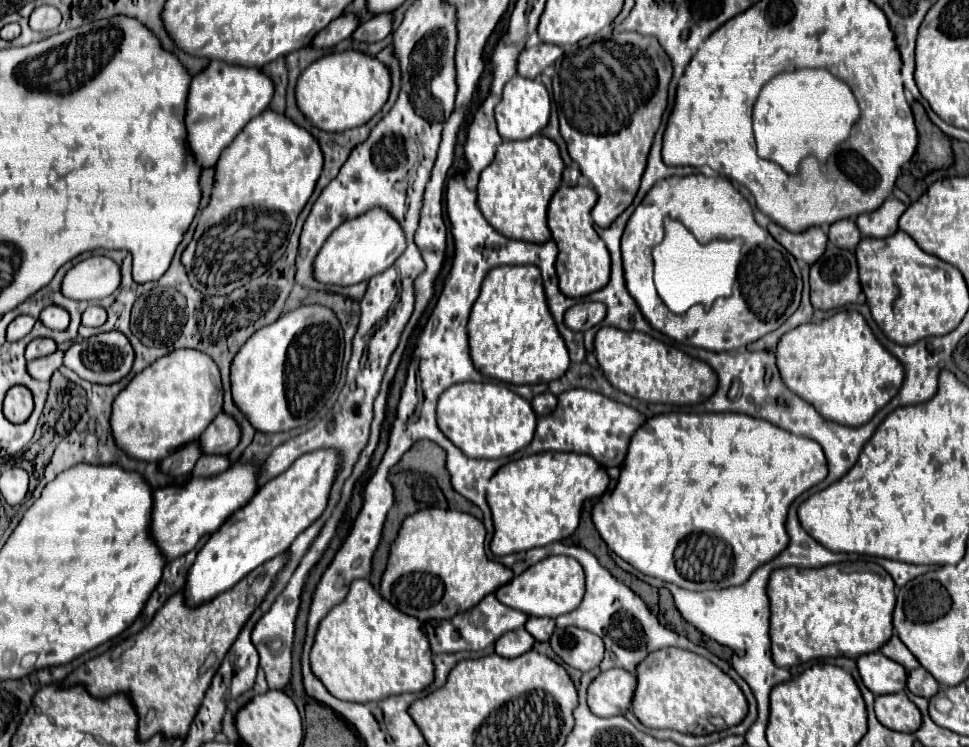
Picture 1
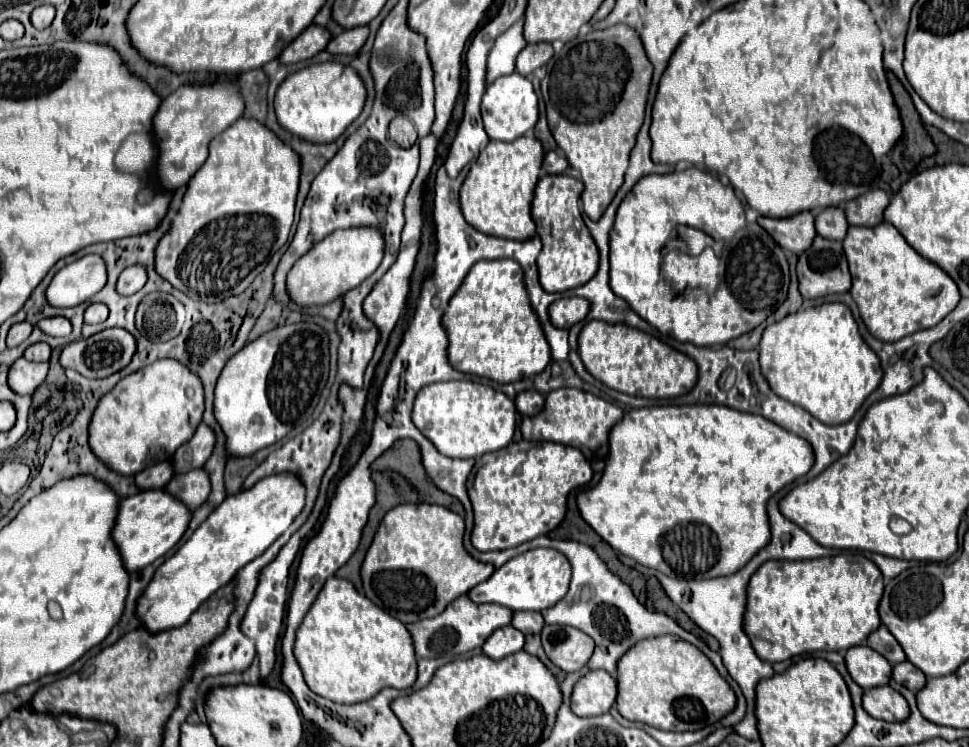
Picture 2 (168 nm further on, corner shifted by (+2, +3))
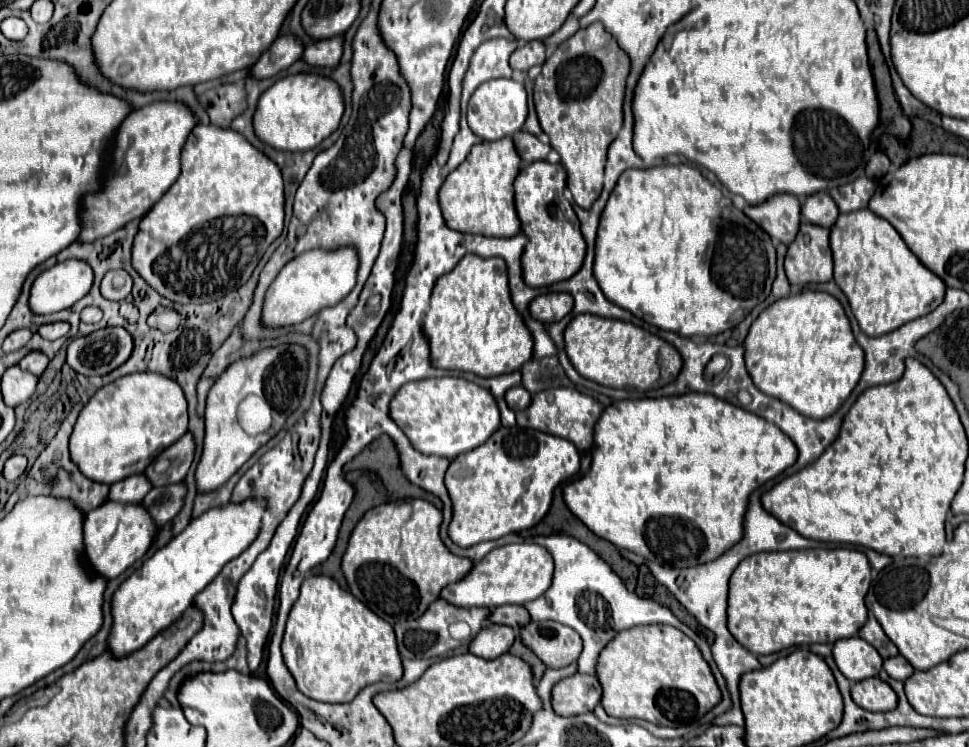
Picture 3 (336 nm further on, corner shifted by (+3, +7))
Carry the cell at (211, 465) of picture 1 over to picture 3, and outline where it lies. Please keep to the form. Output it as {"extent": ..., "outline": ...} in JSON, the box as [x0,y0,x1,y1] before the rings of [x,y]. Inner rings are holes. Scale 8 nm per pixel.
{"extent":[142,483,188,525],"outline":[[[186,483],[166,485],[166,487],[154,487],[148,493],[148,497],[142,499],[142,505],[150,511],[150,515],[156,519],[158,525],[166,525],[184,507],[186,493],[188,493]]]}

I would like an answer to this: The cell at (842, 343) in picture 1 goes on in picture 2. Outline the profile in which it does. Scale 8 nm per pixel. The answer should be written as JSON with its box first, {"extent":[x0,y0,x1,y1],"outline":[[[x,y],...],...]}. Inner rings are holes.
{"extent":[759,303,881,425],"outline":[[[843,303],[799,309],[771,323],[759,341],[759,363],[773,393],[807,409],[827,425],[849,421],[881,381],[877,355],[861,341],[857,323]]]}

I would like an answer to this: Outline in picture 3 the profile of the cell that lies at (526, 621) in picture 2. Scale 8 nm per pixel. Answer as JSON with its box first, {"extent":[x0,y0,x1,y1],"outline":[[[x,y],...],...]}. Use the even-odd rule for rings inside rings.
{"extent":[490,605,530,631],"outline":[[[502,605],[490,613],[490,621],[500,623],[500,625],[508,625],[518,631],[520,627],[530,623],[530,617],[522,605]]]}

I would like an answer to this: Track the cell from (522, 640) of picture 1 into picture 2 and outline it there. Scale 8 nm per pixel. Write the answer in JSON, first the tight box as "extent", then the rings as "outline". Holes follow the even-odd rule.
{"extent":[483,625,525,659],"outline":[[[507,625],[489,635],[489,639],[483,643],[483,653],[491,659],[503,659],[511,653],[521,651],[523,641],[525,641],[525,637],[521,633],[517,633],[517,629],[513,629],[511,625]]]}

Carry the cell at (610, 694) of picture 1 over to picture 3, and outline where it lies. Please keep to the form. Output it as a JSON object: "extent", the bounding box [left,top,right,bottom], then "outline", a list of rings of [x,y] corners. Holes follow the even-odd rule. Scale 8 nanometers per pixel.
{"extent":[552,673,602,717],"outline":[[[576,673],[558,681],[552,689],[552,705],[558,715],[572,717],[594,711],[602,699],[602,685],[596,675]]]}

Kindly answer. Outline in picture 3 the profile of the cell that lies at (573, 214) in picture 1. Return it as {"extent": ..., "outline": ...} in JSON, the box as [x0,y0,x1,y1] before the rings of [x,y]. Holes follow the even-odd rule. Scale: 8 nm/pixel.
{"extent":[514,161,586,287],"outline":[[[536,161],[520,171],[514,181],[516,211],[522,223],[522,231],[528,237],[528,245],[522,255],[524,281],[530,287],[548,287],[552,283],[570,279],[580,271],[586,253],[586,241],[580,231],[580,221],[564,197],[568,173],[562,165],[548,161]]]}

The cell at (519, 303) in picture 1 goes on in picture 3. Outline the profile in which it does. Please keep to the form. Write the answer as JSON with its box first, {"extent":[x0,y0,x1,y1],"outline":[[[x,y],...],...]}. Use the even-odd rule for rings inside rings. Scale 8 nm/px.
{"extent":[422,255,534,377],"outline":[[[464,255],[462,261],[448,275],[438,279],[422,327],[430,341],[430,361],[438,369],[458,369],[472,371],[480,377],[498,377],[504,373],[520,371],[522,365],[534,357],[532,333],[528,331],[524,319],[512,303],[508,267],[506,261],[500,257],[484,259],[478,255]]]}

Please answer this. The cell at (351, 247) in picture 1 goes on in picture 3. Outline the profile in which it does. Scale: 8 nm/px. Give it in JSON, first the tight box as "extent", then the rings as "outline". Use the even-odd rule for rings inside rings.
{"extent":[262,247,360,327],"outline":[[[356,247],[330,249],[330,251],[312,249],[308,253],[294,257],[290,263],[284,265],[284,269],[272,281],[272,285],[266,293],[262,321],[266,325],[274,325],[274,327],[294,325],[294,323],[300,323],[300,321],[316,315],[324,307],[336,305],[354,289],[358,265],[360,265],[360,261],[358,261]]]}

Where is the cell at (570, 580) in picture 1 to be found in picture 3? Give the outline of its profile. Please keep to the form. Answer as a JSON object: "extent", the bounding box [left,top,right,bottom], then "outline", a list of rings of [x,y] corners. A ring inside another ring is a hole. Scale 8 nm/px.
{"extent":[440,543,554,609],"outline":[[[534,543],[520,545],[504,545],[490,551],[482,561],[474,563],[474,569],[458,583],[452,583],[442,589],[440,597],[456,607],[488,607],[496,609],[496,605],[524,605],[534,601],[552,585],[554,561],[552,555]]]}

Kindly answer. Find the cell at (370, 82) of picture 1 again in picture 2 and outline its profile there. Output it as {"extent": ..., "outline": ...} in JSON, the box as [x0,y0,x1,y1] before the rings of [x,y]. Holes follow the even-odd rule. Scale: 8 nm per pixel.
{"extent":[273,61,365,143],"outline":[[[335,61],[309,65],[293,75],[289,75],[277,89],[273,107],[277,123],[309,141],[309,143],[333,143],[363,111],[365,103],[365,85],[361,77],[347,65]]]}

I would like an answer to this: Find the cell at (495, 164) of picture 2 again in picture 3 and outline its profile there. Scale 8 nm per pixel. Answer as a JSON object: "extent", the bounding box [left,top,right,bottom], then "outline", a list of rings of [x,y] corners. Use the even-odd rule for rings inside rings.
{"extent":[440,137,522,237],"outline":[[[510,137],[474,145],[466,161],[458,169],[454,169],[440,187],[440,207],[444,211],[446,225],[456,231],[490,237],[514,237],[516,233],[520,233],[520,219],[516,219],[512,189],[512,183],[516,181],[520,169],[522,161]]]}

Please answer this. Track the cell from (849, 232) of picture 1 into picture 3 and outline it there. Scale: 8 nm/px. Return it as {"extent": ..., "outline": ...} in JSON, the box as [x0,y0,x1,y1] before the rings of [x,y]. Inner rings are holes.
{"extent":[802,193,840,229],"outline":[[[816,193],[802,203],[802,219],[820,227],[830,229],[838,215],[840,211],[828,193]]]}

